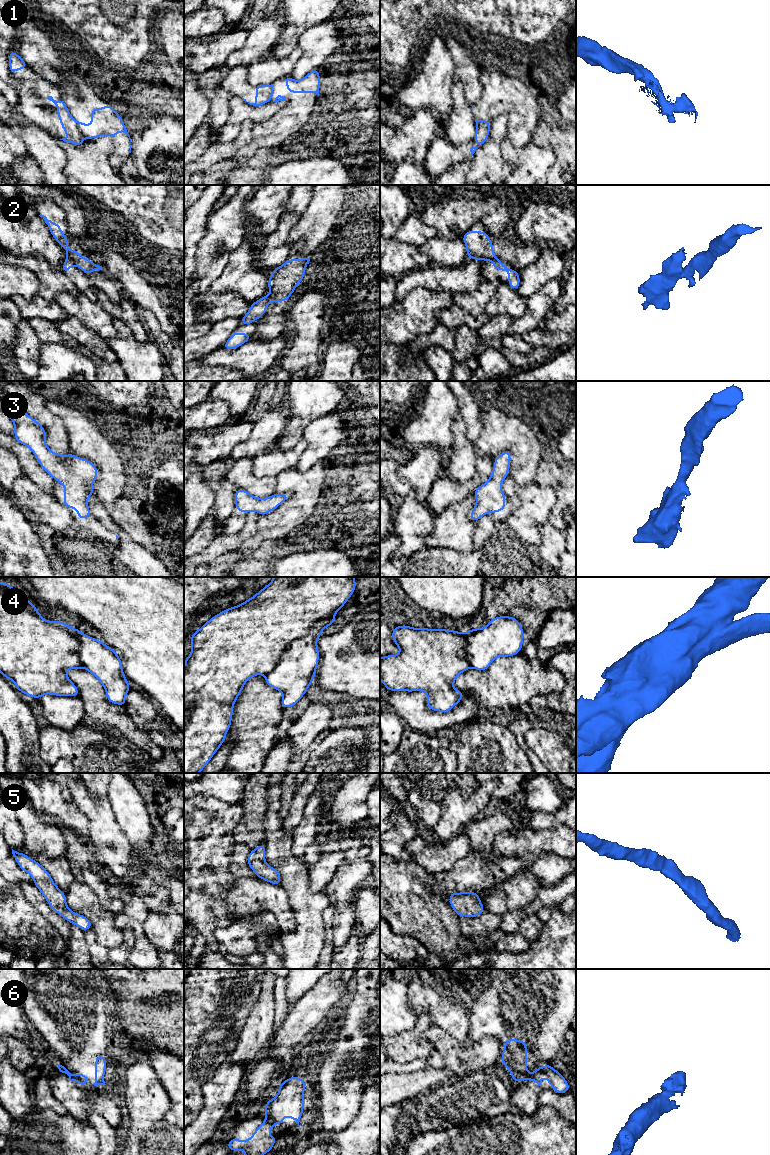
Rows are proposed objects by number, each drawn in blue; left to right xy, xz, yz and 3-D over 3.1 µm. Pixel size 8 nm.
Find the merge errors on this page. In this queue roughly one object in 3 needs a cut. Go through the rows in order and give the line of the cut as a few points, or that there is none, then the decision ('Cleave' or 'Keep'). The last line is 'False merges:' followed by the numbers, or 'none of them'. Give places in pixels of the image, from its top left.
1: Split along xy (73, 119), (83, 136). Cleave
2: Split along xy (67, 255), (75, 264). Cleave
3: No split. Keep
4: Split along xz (335, 612), (317, 620), (305, 635), (295, 639), (265, 675). Cleave
5: No split. Keep
6: Split along xz (265, 1114), (272, 1124). Cleave
False merges: 1, 2, 4, 6

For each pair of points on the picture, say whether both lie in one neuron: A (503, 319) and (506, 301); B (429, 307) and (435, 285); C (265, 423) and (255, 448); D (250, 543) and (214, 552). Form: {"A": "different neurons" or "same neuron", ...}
{"A": "different neurons", "B": "different neurons", "C": "same neuron", "D": "different neurons"}

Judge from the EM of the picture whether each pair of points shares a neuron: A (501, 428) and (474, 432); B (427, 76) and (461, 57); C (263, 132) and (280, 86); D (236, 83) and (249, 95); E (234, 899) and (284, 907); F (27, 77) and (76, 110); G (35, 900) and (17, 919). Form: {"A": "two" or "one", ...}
{"A": "two", "B": "two", "C": "one", "D": "one", "E": "one", "F": "two", "G": "two"}

